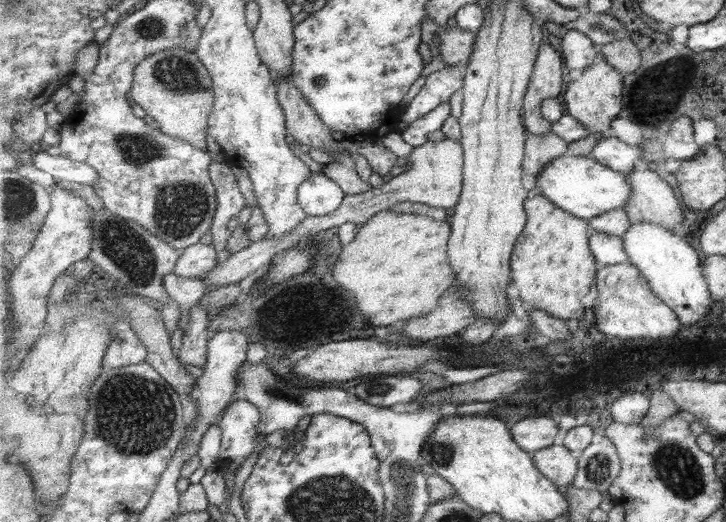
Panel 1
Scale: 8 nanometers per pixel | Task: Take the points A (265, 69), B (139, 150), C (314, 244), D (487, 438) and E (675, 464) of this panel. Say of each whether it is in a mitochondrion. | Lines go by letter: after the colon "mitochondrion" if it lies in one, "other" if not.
A: other
B: mitochondrion
C: other
D: other
E: mitochondrion

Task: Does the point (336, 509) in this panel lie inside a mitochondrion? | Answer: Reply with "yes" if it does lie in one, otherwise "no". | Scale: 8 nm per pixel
yes

